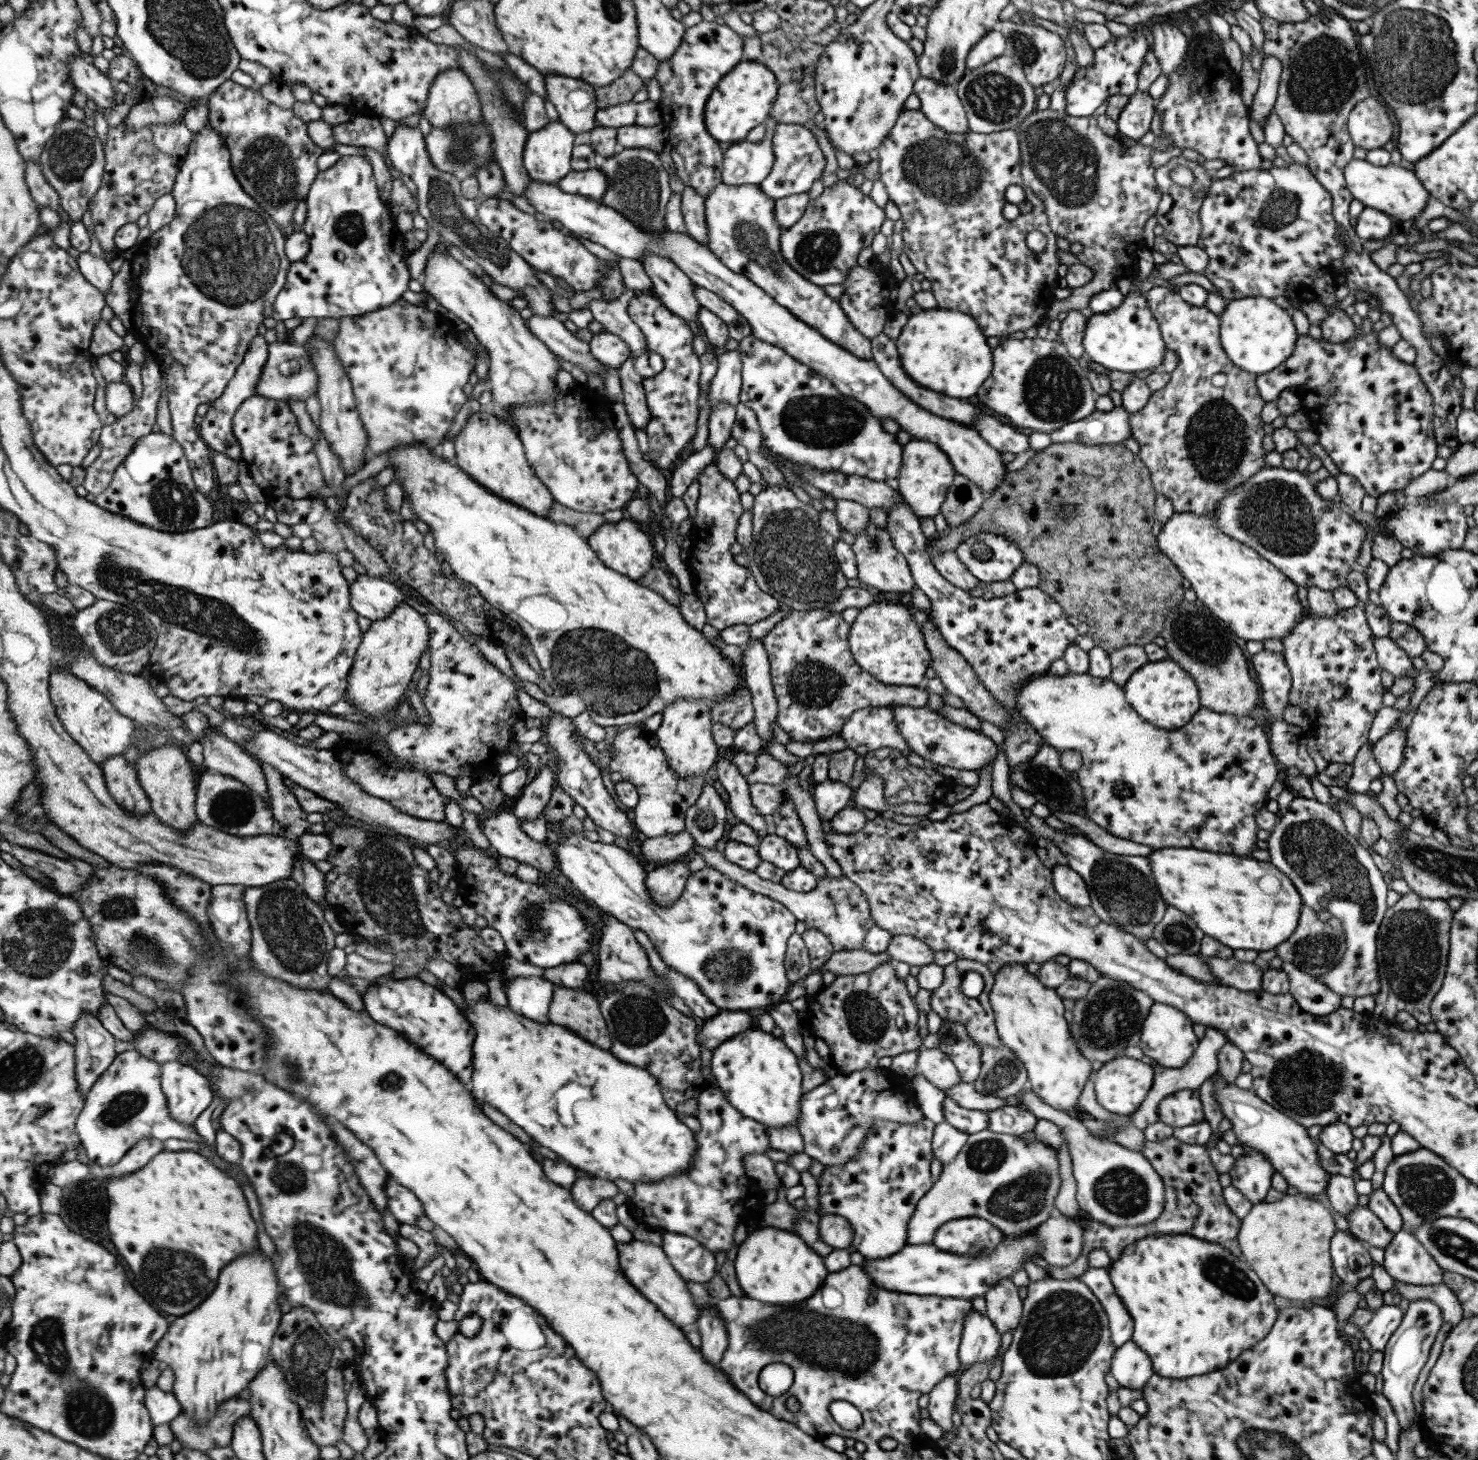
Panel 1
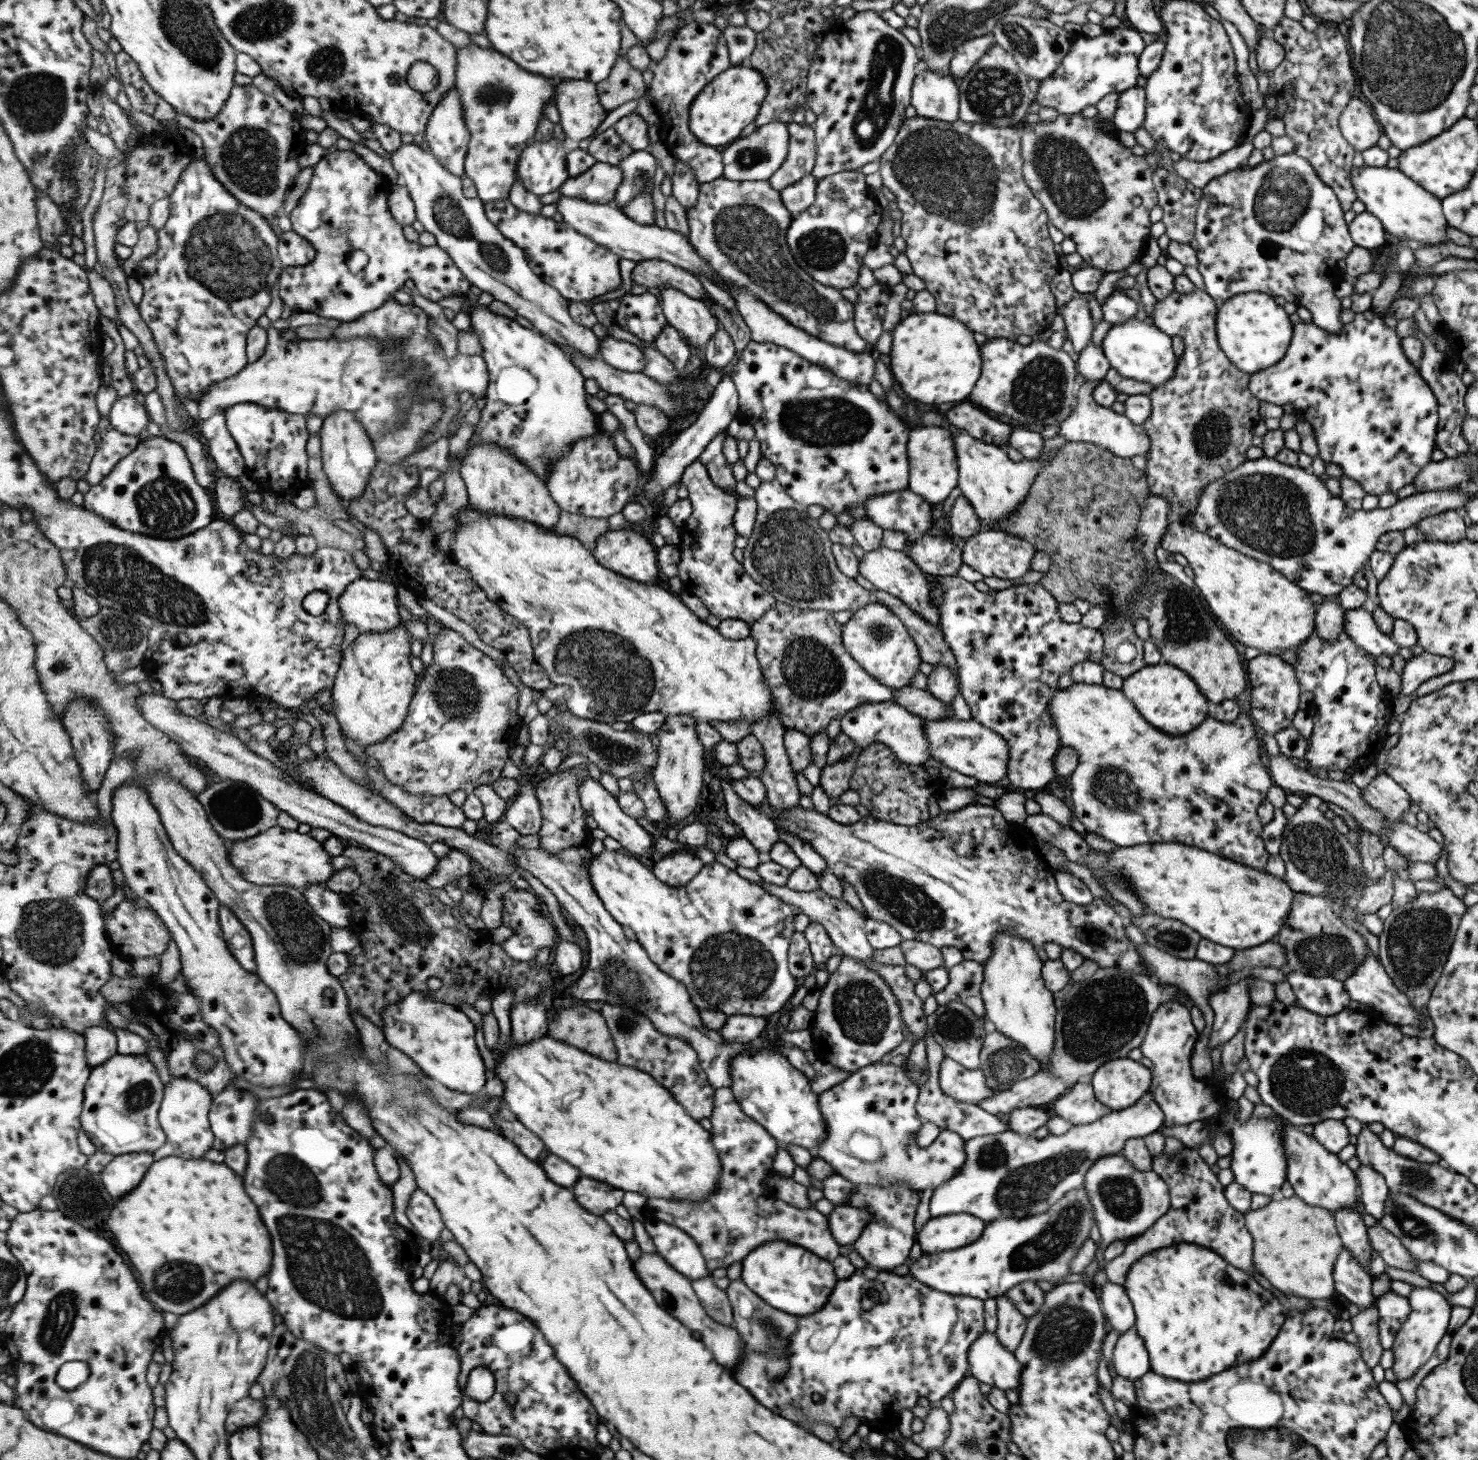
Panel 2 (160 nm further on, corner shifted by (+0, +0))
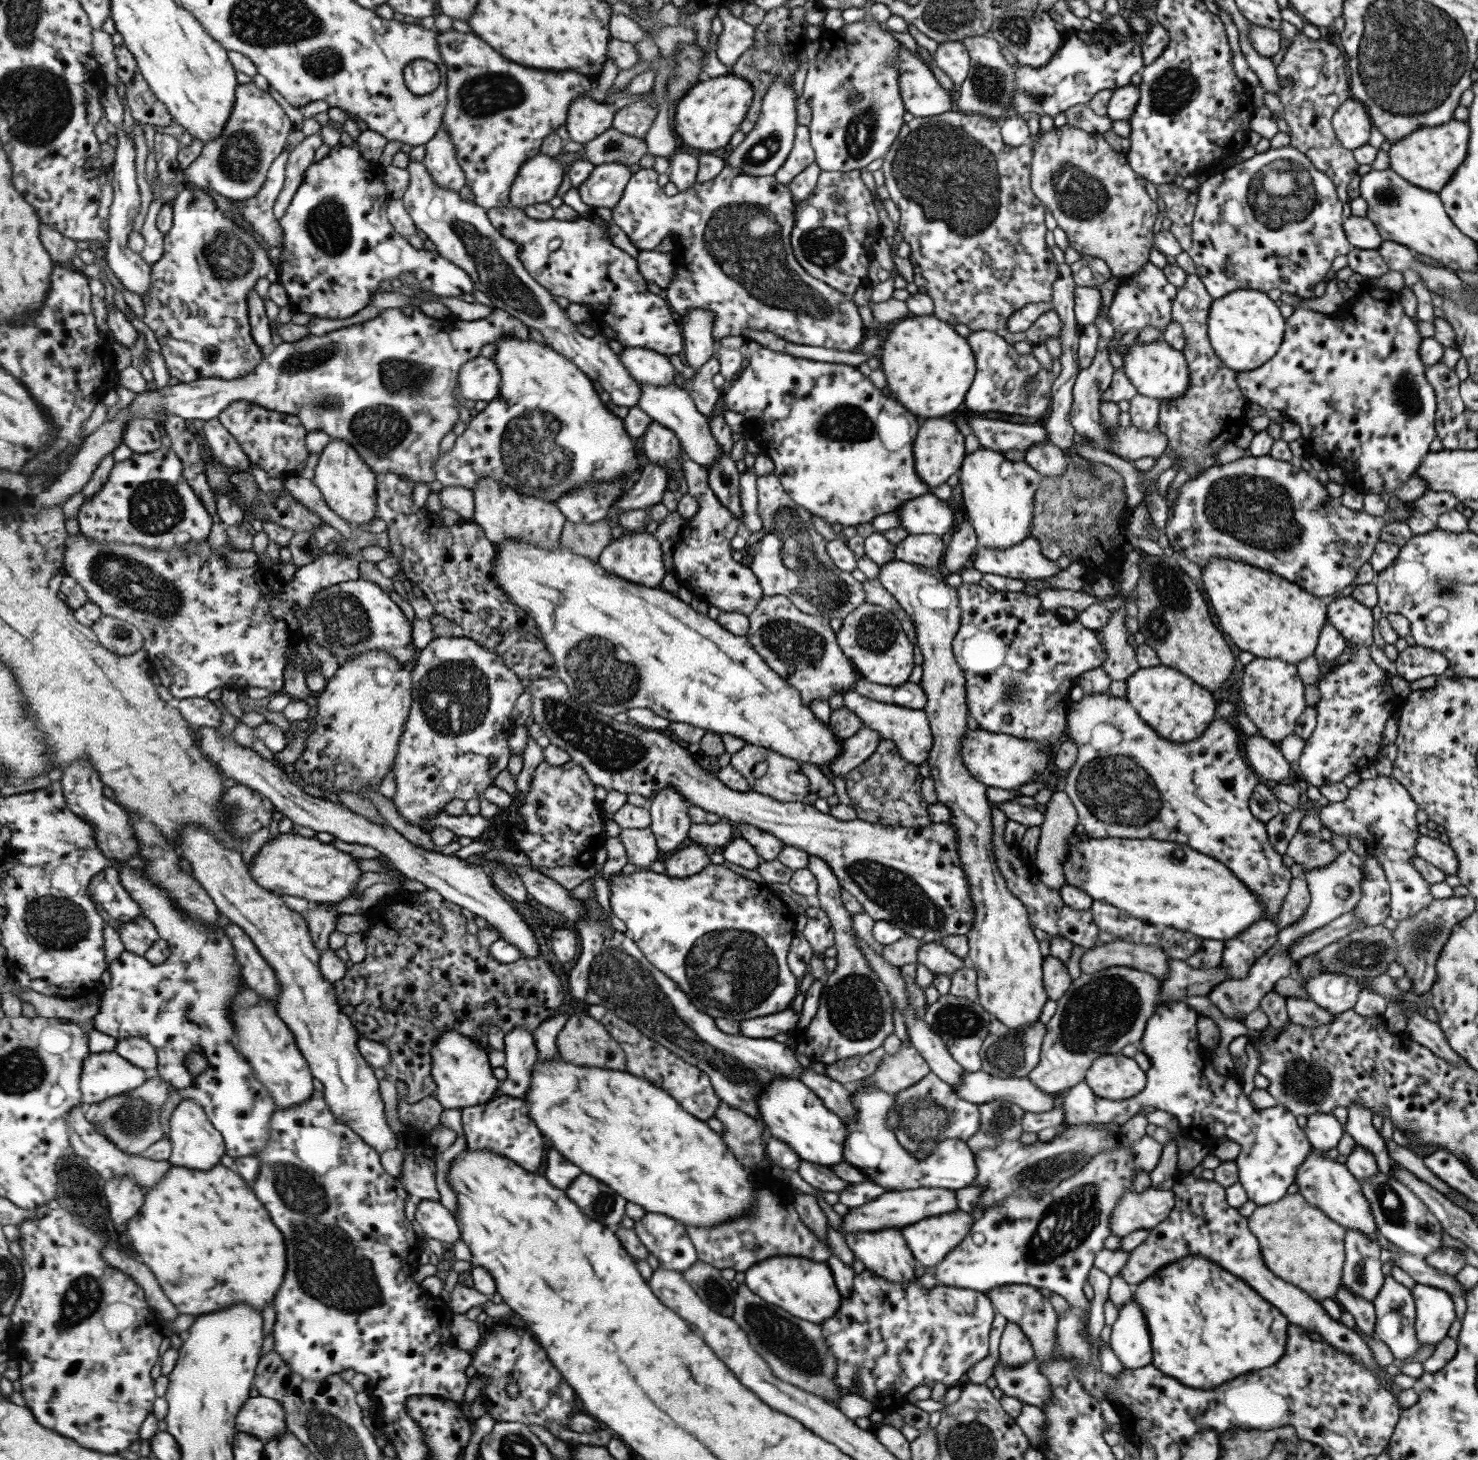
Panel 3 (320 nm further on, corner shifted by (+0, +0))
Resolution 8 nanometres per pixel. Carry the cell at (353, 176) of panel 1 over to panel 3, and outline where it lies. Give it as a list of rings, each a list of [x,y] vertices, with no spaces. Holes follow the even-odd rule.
[[[337,145],[331,148],[330,153],[320,161],[313,163],[306,172],[304,176],[303,184],[298,188],[298,191],[293,197],[292,204],[287,210],[285,217],[280,220],[281,226],[284,230],[284,250],[287,253],[284,254],[284,263],[279,264],[279,283],[284,287],[284,290],[288,296],[289,304],[288,308],[292,309],[293,313],[305,312],[310,315],[316,315],[322,318],[329,318],[333,320],[341,320],[344,318],[351,318],[355,316],[357,312],[363,310],[371,301],[372,296],[381,289],[381,282],[385,279],[391,280],[392,278],[400,278],[401,273],[412,272],[416,274],[418,281],[420,282],[421,290],[430,291],[437,296],[455,296],[461,297],[462,294],[473,294],[476,289],[475,281],[469,276],[469,273],[463,268],[457,266],[455,263],[443,258],[439,251],[435,249],[434,251],[426,249],[413,248],[411,244],[407,241],[396,227],[393,226],[392,221],[387,218],[387,206],[389,206],[389,192],[388,188],[385,188],[383,184],[383,177],[385,174],[385,169],[379,163],[366,159],[358,147],[355,146],[340,146]]]

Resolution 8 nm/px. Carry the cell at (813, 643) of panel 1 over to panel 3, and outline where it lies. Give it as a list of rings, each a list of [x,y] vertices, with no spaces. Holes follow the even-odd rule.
[[[763,595],[748,614],[748,631],[744,637],[749,641],[753,650],[766,662],[766,665],[786,683],[789,683],[793,690],[797,690],[804,705],[808,706],[815,698],[827,701],[835,693],[852,692],[855,686],[854,680],[861,677],[837,646],[836,633],[829,628],[828,619],[801,612],[787,597]]]

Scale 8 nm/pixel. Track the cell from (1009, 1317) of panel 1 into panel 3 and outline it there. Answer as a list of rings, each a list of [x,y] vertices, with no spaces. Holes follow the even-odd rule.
[[[1008,1321],[999,1339],[998,1354],[998,1362],[1004,1366],[1023,1366],[1034,1358],[1028,1338],[1014,1322]]]

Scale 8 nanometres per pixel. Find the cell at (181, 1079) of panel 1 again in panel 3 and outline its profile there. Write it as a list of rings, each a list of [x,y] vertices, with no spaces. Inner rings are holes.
[[[185,1098],[180,1101],[171,1113],[169,1126],[169,1139],[172,1142],[172,1155],[169,1159],[174,1166],[209,1171],[221,1165],[221,1158],[228,1154],[224,1135],[217,1130],[204,1106],[201,1106],[195,1098]]]

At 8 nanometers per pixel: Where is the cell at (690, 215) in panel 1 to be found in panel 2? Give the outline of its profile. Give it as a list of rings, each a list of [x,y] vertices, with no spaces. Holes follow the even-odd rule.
[[[674,158],[673,174],[670,176],[671,195],[683,210],[695,204],[698,195],[698,183],[693,171],[684,162]]]

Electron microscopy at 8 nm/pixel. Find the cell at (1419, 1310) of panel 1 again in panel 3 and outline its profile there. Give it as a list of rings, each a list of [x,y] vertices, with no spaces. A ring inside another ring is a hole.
[[[1415,1283],[1411,1289],[1415,1309],[1414,1331],[1422,1344],[1437,1344],[1455,1317],[1453,1301],[1444,1290]]]

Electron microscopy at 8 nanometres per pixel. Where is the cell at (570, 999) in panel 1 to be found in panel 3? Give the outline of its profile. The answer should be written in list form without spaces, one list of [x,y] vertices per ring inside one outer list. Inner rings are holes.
[[[573,1014],[563,1028],[560,1037],[557,1038],[557,1044],[560,1050],[560,1058],[567,1059],[568,1062],[576,1063],[577,1066],[595,1066],[603,1070],[623,1070],[627,1065],[627,1057],[624,1049],[608,1035],[603,1024],[597,1022],[591,1016],[585,1014]]]

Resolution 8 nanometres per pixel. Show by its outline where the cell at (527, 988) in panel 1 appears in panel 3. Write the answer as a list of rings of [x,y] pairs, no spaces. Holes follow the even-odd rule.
[[[517,1027],[504,1038],[507,1078],[500,1084],[501,1094],[524,1100],[532,1087],[534,1066],[538,1060],[535,1036],[525,1027]]]

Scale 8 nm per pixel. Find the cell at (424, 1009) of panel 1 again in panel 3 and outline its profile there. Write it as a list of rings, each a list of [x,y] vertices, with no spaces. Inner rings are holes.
[[[445,1031],[432,1052],[432,1075],[438,1084],[435,1098],[445,1110],[462,1109],[491,1102],[500,1088],[500,1081],[494,1073],[489,1053],[479,1043],[459,1031]]]

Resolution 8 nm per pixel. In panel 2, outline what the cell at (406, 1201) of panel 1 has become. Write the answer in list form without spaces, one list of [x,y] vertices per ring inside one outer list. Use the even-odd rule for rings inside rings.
[[[415,1189],[405,1213],[426,1244],[433,1240],[440,1240],[446,1224],[432,1196],[429,1196],[424,1190]]]

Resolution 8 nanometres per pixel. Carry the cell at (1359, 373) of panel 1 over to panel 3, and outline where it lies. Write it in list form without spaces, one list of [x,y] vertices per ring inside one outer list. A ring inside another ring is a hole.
[[[1353,247],[1347,254],[1347,265],[1352,272],[1359,274],[1363,278],[1363,284],[1358,287],[1355,295],[1355,300],[1343,300],[1339,308],[1331,315],[1325,313],[1315,313],[1309,308],[1294,308],[1292,313],[1284,319],[1284,333],[1280,347],[1276,353],[1260,367],[1248,370],[1245,373],[1236,373],[1236,383],[1244,394],[1244,397],[1253,402],[1267,412],[1276,410],[1280,414],[1286,416],[1288,421],[1295,423],[1301,431],[1301,437],[1307,446],[1307,449],[1314,452],[1319,460],[1328,466],[1338,466],[1347,474],[1351,473],[1351,477],[1356,478],[1363,486],[1363,492],[1366,494],[1393,494],[1405,480],[1408,480],[1411,475],[1417,470],[1425,454],[1428,454],[1429,444],[1436,438],[1434,414],[1436,410],[1436,402],[1432,386],[1424,377],[1425,367],[1419,358],[1419,345],[1422,336],[1417,328],[1417,317],[1407,317],[1403,313],[1403,307],[1397,299],[1396,293],[1382,289],[1376,280],[1388,271],[1388,266],[1382,261],[1381,255],[1376,250],[1361,250]]]

